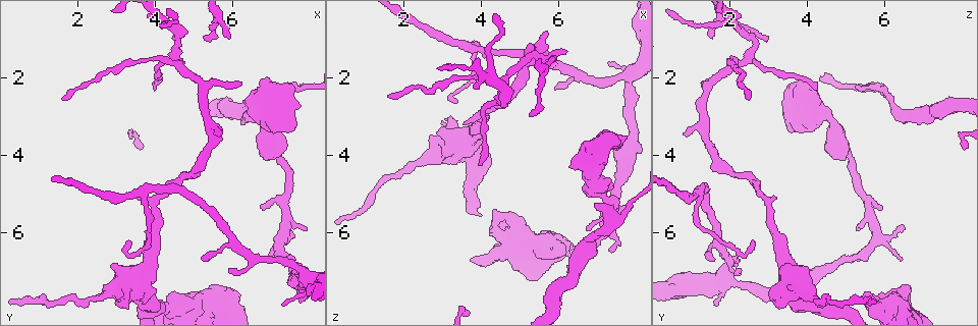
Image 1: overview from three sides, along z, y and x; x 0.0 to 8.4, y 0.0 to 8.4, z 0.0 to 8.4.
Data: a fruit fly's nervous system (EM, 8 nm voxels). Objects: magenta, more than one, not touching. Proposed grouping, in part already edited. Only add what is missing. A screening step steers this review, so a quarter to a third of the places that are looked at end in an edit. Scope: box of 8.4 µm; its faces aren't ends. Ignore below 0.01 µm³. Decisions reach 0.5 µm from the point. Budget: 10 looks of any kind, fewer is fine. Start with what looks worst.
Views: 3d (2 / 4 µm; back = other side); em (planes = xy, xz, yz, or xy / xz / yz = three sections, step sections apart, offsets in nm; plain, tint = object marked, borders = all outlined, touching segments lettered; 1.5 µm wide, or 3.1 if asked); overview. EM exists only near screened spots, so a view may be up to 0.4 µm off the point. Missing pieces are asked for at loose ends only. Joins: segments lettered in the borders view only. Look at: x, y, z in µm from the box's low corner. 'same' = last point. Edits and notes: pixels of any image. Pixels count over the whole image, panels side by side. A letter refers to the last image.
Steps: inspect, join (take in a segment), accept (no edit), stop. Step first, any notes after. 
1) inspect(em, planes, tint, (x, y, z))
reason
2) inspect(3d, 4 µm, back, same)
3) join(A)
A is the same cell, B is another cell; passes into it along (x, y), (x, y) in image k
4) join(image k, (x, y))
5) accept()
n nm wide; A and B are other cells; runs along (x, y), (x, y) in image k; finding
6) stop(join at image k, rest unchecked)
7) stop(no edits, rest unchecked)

inspect(em, planes, plain, (5.25, 0.95, 3.00))
tapers out

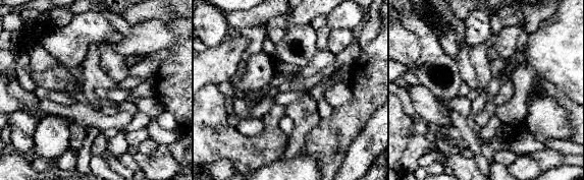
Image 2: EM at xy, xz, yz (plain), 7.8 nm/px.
inspect(em, planes, borders, same)

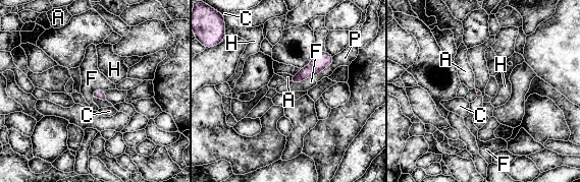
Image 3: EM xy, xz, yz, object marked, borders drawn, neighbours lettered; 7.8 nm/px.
accept()
A, C, F, H and P are other cells; border along (314, 75), (299, 82), (288, 81) in image 3; none of them fits

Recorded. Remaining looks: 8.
inspect(3d, 4 µm, back, (6.90, 2.30, 5.25))
free end

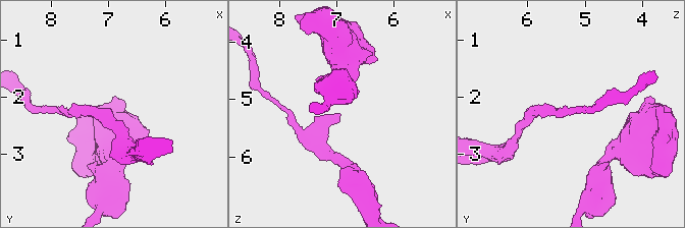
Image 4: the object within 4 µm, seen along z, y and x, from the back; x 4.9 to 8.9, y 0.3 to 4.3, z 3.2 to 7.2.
inspect(em, yz, step 4, borders, same)

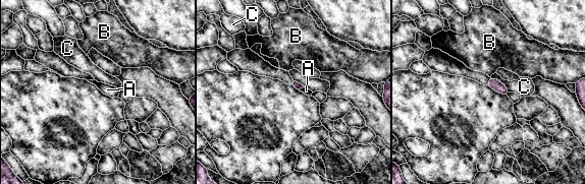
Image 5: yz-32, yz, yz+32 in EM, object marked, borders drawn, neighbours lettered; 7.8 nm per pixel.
inspect(em, planes, borders, same)

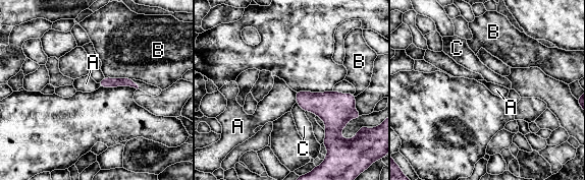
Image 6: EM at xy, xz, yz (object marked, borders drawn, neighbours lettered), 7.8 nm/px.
accept()
A, B and C are other cells; runs along (101, 84), (133, 84) in image 6; none of them fits

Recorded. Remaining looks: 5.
inspect(em, xy, step 4, borders, (6.00, 7.10, 2.30))
thin end

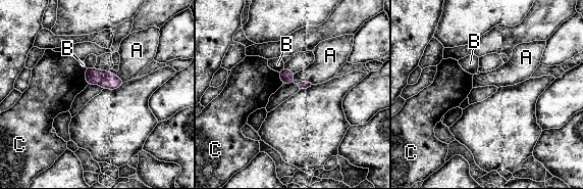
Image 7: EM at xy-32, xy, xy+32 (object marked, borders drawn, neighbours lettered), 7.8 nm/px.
accept()
A, B and C are other cells; border along (297, 83), (311, 81), (315, 84) in image 7; none of them fits

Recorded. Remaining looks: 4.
inspect(em, xy, step 4, borders, (5.65, 3.50, 0.85))
free end

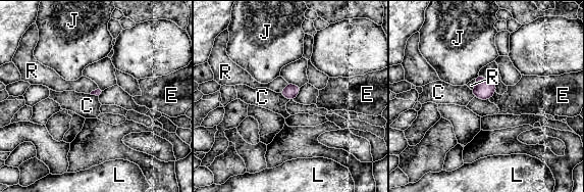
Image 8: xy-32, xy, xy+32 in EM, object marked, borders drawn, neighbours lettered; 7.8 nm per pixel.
accept()
C touches over 110 nm; C, E, J, L and R are other cells; border along (279, 93), (289, 100) in image 8; no lettered segment goes on from it

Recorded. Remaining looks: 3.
stop(no edits, rest unchecked)

